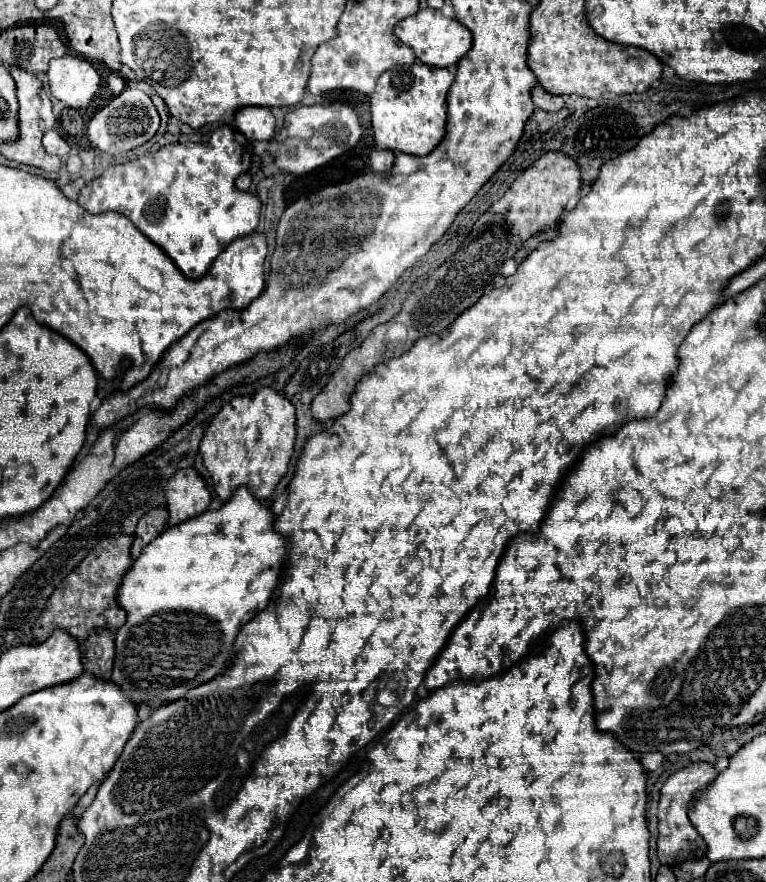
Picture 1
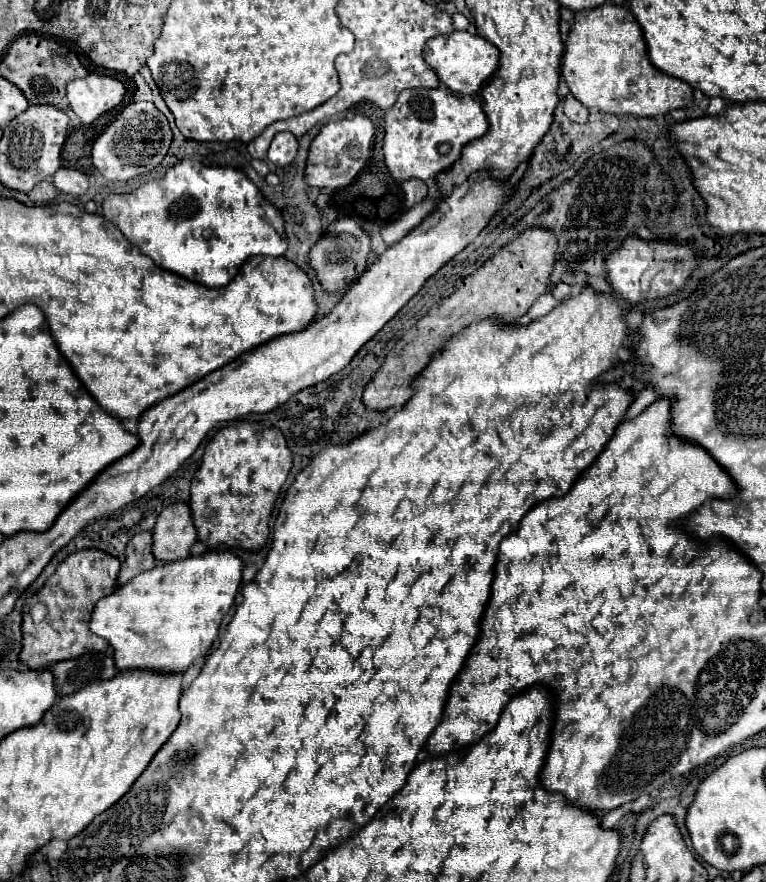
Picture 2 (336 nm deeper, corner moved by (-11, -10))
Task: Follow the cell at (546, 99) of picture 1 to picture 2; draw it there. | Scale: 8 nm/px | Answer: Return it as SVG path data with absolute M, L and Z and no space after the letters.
M569 93L565 97L565 115L573 121L573 123L585 123L589 117L589 109L583 107L579 101L573 99L573 95Z

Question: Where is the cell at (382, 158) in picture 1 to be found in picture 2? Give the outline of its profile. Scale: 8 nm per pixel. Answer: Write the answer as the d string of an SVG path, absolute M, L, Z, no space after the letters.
M407 179L407 181L403 181L401 187L403 187L403 193L405 193L407 207L413 207L427 197L427 185L419 179Z

